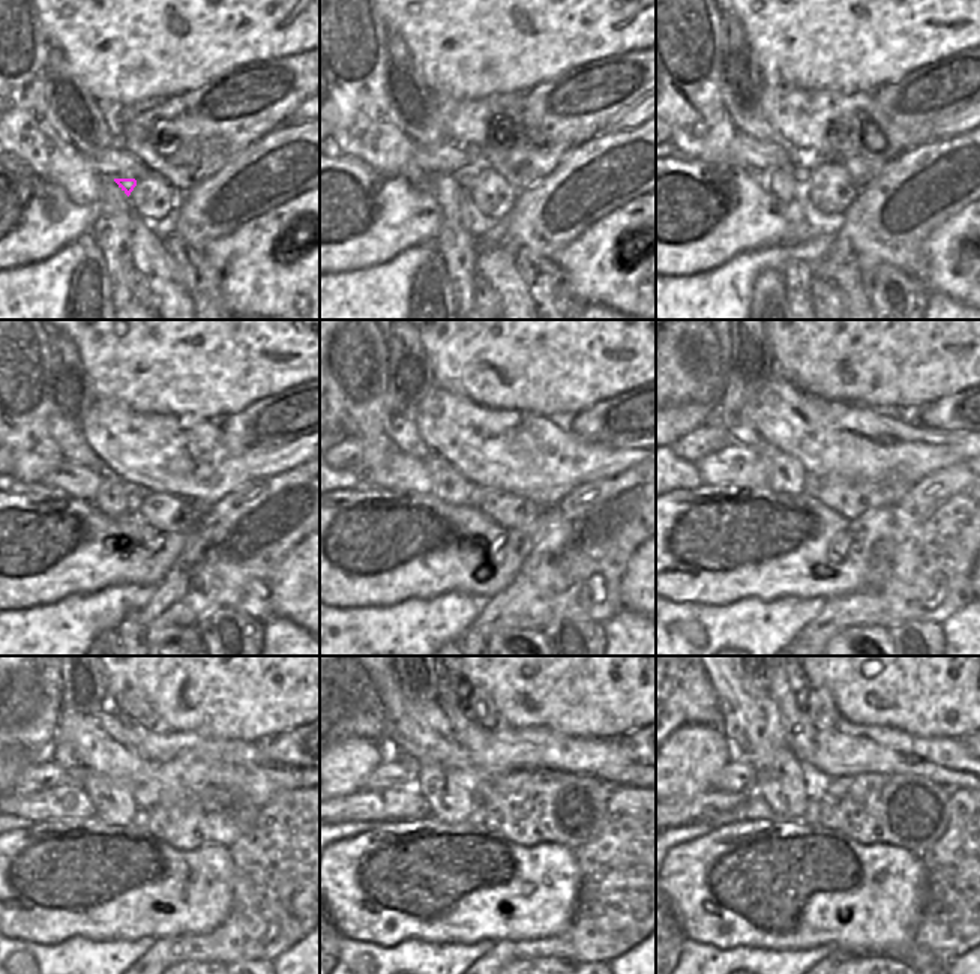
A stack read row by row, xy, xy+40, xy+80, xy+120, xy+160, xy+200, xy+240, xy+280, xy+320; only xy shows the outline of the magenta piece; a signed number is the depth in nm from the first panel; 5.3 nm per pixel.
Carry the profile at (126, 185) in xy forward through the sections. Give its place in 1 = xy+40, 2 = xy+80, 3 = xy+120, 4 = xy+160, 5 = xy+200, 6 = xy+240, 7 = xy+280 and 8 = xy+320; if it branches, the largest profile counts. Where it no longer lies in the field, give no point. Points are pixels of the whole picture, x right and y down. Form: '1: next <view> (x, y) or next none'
1: next xy+40 (464, 177)
2: next xy+80 (803, 162)
3: next xy+120 (137, 499)
4: next xy+160 (474, 496)
5: next xy+200 (812, 483)
6: next xy+240 (141, 817)
7: next xy+280 (477, 815)
8: next xy+320 (812, 811)

